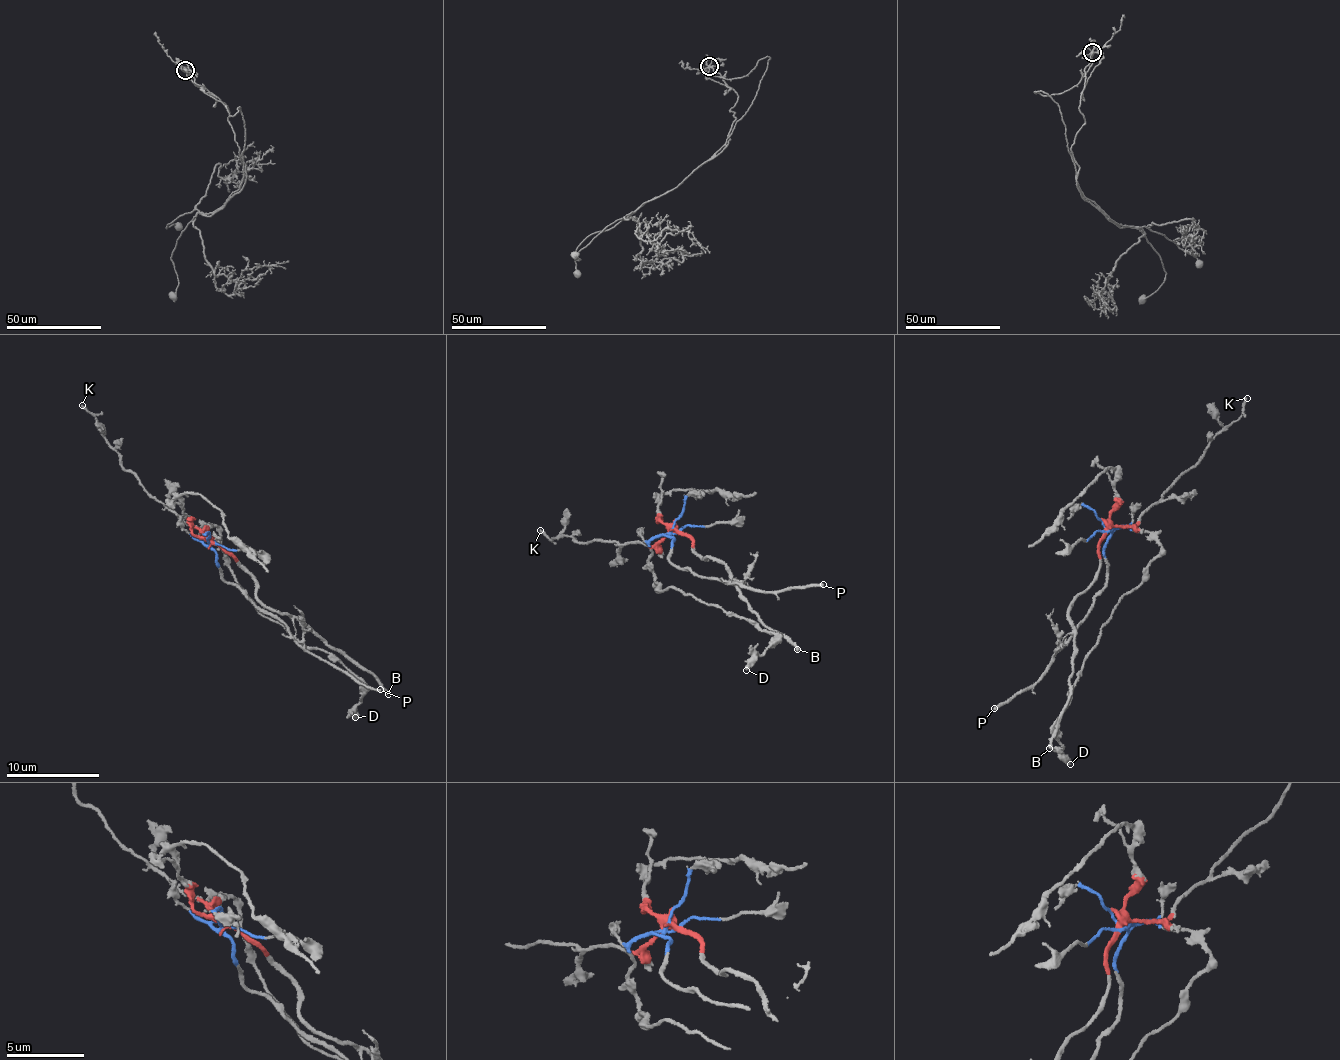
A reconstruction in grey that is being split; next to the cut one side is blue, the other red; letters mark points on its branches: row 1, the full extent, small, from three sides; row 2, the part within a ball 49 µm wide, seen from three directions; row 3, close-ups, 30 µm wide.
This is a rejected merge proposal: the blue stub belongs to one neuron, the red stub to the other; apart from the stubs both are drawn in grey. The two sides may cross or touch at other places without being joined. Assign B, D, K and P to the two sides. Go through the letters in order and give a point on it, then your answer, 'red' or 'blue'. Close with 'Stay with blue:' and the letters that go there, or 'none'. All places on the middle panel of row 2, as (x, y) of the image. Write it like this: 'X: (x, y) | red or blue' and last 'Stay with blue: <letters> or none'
B: (797, 649) | red
D: (746, 670) | blue
K: (540, 530) | red
P: (823, 584) | blue
Stay with blue: D, P

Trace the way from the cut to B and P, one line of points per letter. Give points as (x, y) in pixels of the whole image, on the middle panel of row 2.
B: (675, 528), (686, 533), (702, 558), (726, 563), (737, 586), (761, 621), (798, 649)
P: (675, 528), (669, 536), (673, 539), (668, 556), (672, 563), (700, 577), (780, 593), (823, 584)

